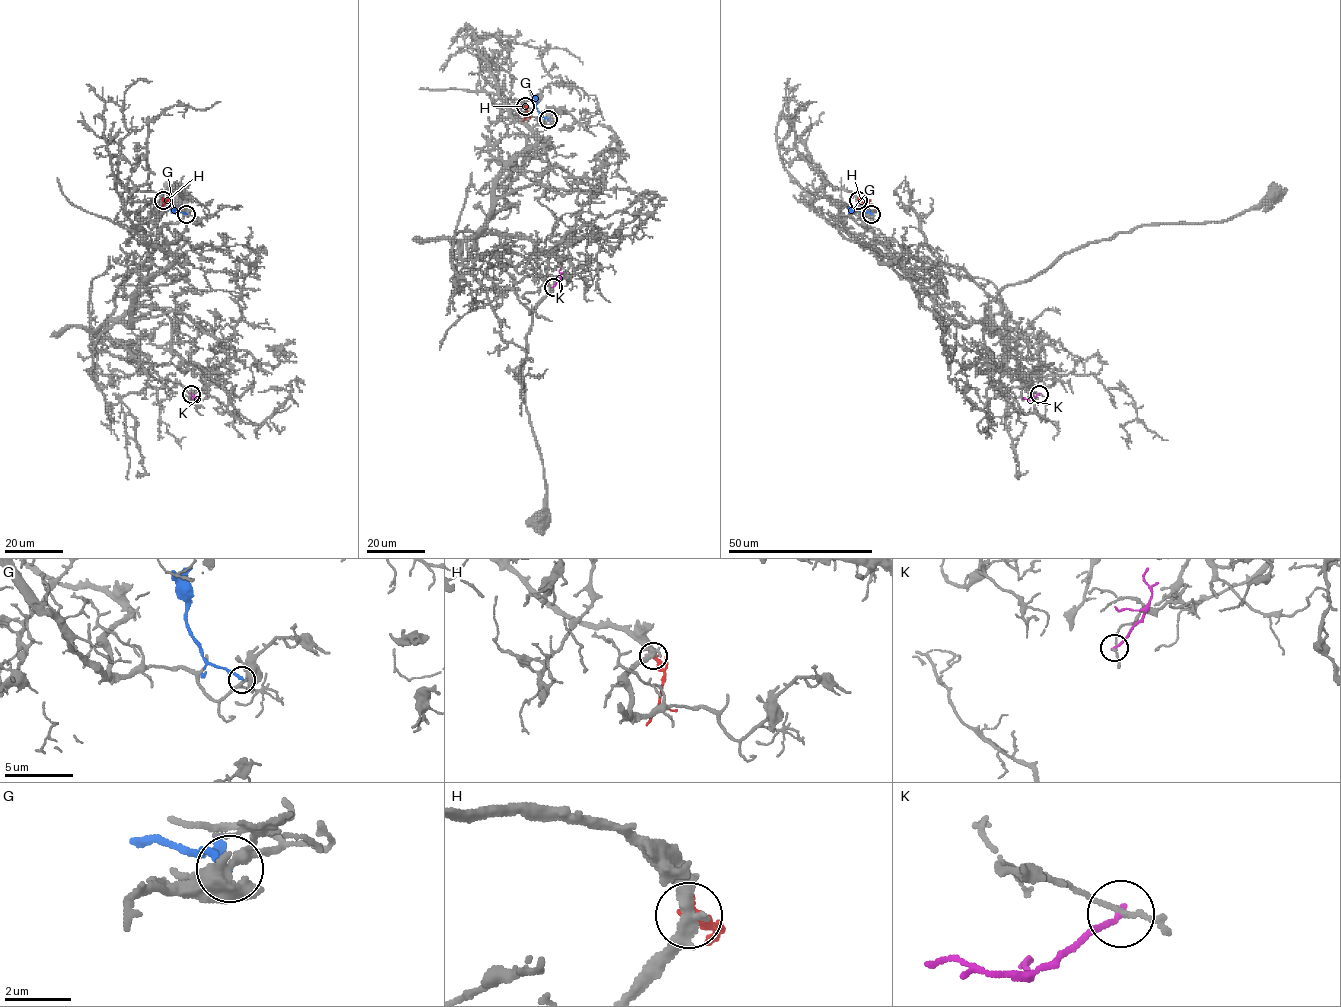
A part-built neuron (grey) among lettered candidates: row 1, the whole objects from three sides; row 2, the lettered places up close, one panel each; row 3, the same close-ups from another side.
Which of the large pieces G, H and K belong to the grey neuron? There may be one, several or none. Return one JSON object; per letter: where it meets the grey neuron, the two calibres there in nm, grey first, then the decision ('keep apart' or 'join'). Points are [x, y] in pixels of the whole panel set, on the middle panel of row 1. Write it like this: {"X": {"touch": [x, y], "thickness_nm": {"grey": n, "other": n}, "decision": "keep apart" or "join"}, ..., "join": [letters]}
{"G": {"touch": [548, 119], "thickness_nm": {"grey": 300, "other": 200}, "decision": "keep apart"}, "H": {"touch": [525, 106], "thickness_nm": {"grey": 360, "other": 320}, "decision": "keep apart"}, "K": {"touch": [553, 287], "thickness_nm": {"grey": 140, "other": 180}, "decision": "keep apart"}, "join": []}

